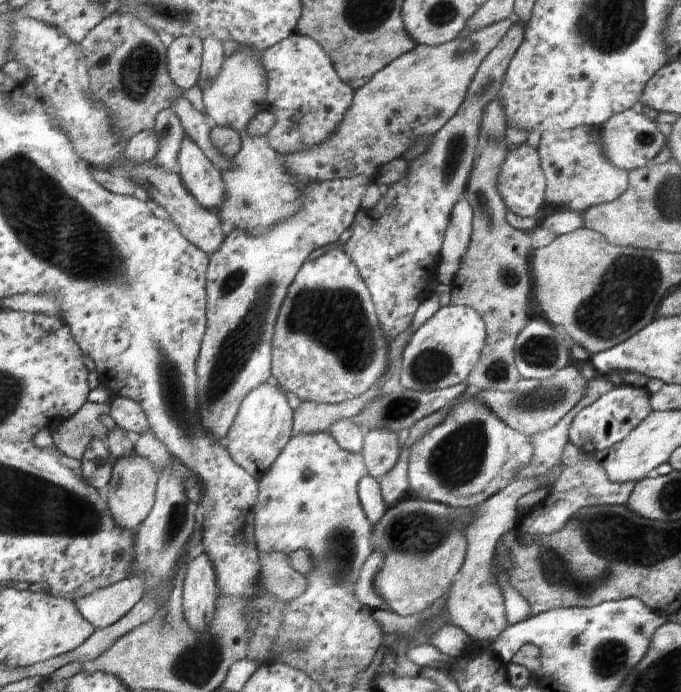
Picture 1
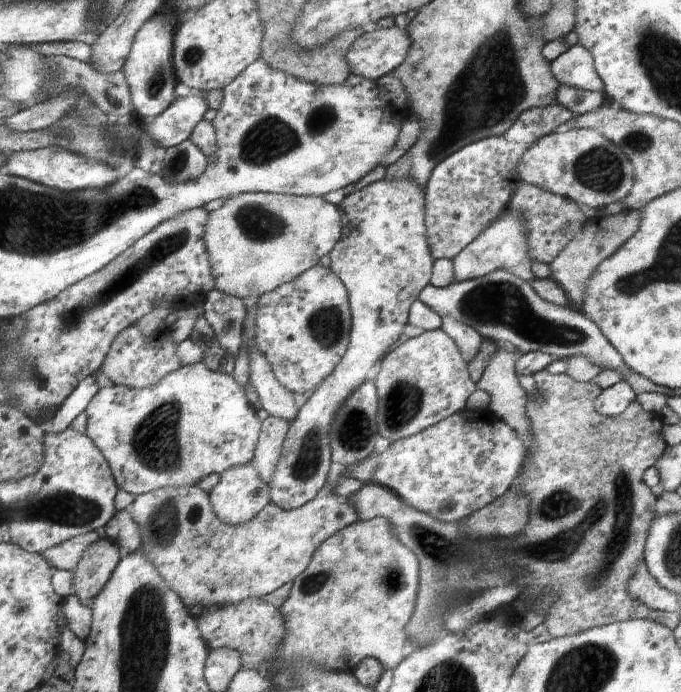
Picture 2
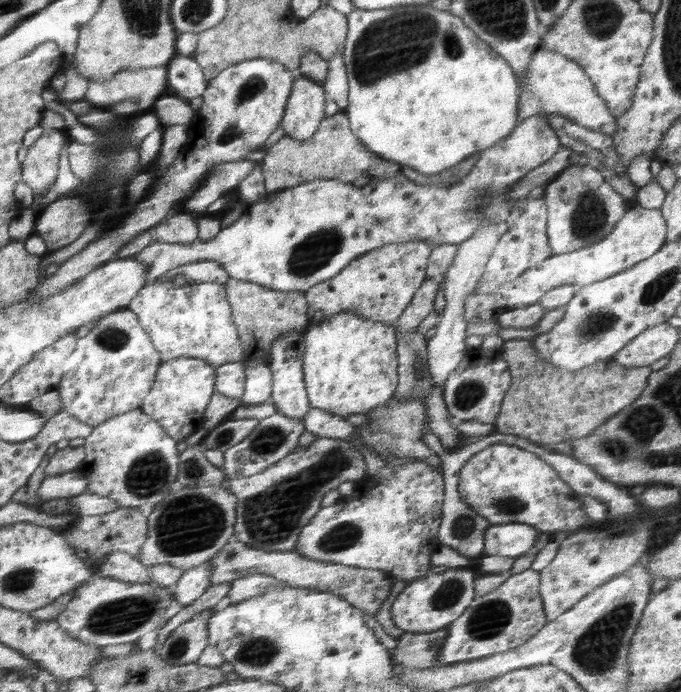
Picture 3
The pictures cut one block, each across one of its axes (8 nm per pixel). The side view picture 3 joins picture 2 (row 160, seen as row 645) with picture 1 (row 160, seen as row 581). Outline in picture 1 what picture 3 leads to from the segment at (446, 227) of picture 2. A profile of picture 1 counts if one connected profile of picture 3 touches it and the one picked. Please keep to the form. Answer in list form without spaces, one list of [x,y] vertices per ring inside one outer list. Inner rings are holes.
[[[524,142],[522,146],[506,152],[496,187],[502,200],[515,214],[524,218],[533,216],[541,218],[544,214],[544,206],[548,206],[547,188],[544,188],[544,182],[547,182],[547,175],[544,174],[540,152],[536,148]]]

